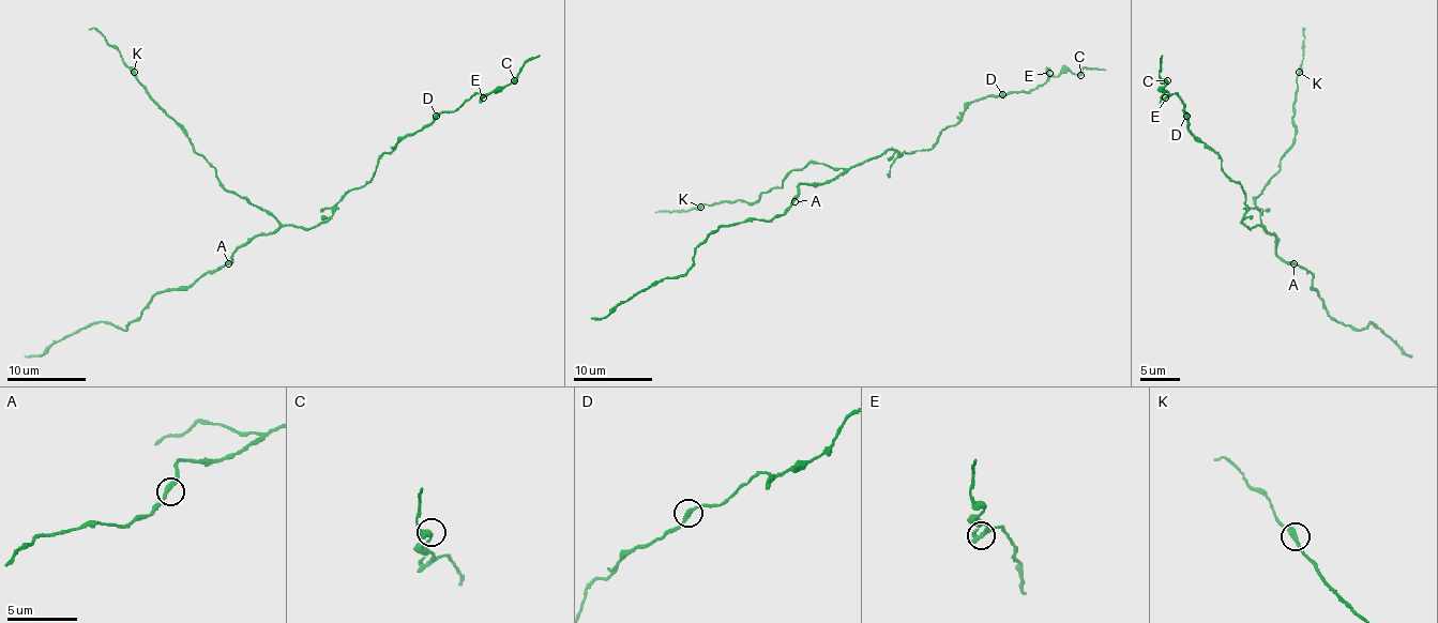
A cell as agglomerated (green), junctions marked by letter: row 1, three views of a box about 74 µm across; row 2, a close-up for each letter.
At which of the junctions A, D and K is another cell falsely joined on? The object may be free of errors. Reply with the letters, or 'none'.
D

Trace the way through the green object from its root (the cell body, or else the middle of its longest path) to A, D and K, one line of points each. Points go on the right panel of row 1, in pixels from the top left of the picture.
A: (1264, 228), (1275, 238), (1275, 254), (1293, 263)
D: (1264, 228), (1247, 228), (1242, 222), (1246, 214), (1246, 194), (1223, 170), (1219, 153), (1191, 133), (1186, 116)
K: (1264, 228), (1254, 198), (1280, 168), (1280, 158), (1293, 141), (1293, 102), (1299, 72)

